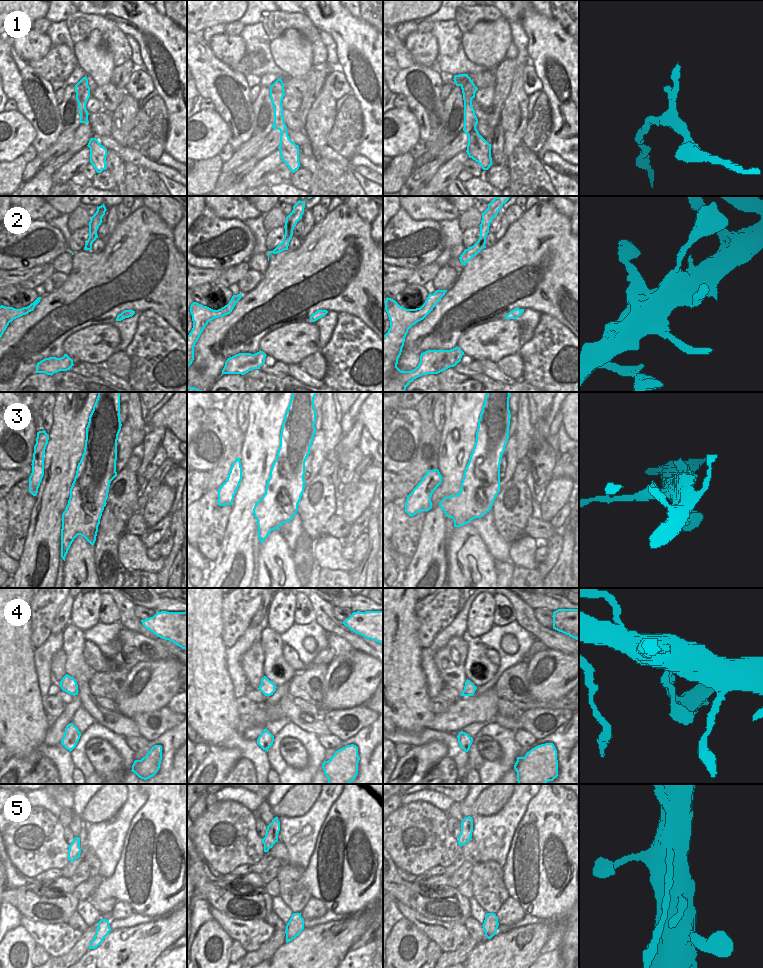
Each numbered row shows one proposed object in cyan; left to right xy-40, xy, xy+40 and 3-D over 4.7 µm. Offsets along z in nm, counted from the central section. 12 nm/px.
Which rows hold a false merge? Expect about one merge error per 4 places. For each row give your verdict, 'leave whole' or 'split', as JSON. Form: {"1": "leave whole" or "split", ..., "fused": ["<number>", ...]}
{"1": "leave whole", "2": "leave whole", "3": "split", "4": "leave whole", "5": "split", "fused": ["3", "5"]}

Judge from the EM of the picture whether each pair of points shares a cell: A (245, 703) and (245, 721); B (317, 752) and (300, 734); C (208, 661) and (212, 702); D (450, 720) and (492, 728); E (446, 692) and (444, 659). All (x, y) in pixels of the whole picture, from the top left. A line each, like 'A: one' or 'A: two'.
A: two
B: one
C: one
D: two
E: two

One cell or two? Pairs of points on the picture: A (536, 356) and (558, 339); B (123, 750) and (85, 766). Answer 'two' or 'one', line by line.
A: one
B: two

